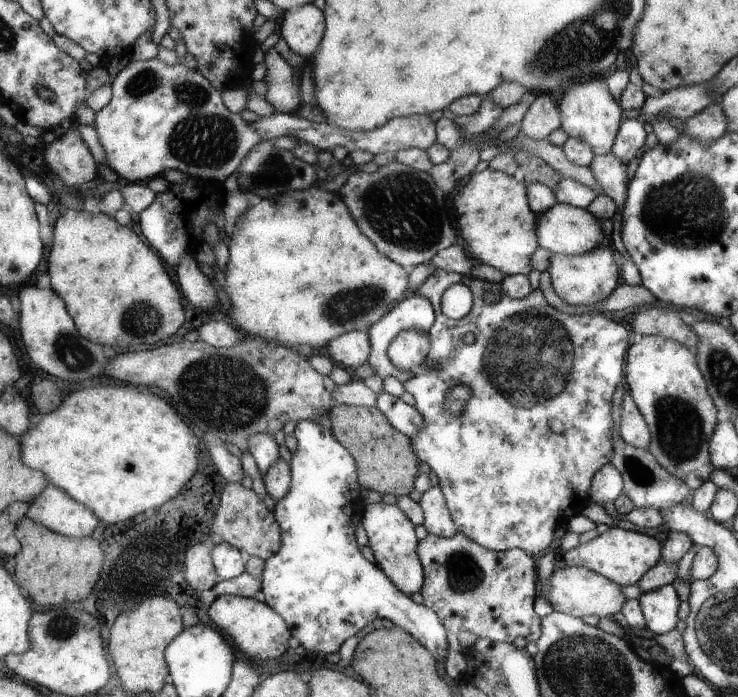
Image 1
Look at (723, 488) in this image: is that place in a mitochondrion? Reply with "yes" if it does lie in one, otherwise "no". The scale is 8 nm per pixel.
no

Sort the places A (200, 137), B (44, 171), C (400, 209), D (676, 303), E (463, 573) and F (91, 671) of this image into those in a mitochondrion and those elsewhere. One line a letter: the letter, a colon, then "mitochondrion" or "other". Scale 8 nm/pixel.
A: mitochondrion
B: other
C: mitochondrion
D: other
E: mitochondrion
F: other

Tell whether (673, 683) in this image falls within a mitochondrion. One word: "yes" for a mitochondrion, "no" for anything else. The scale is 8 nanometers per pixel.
no

